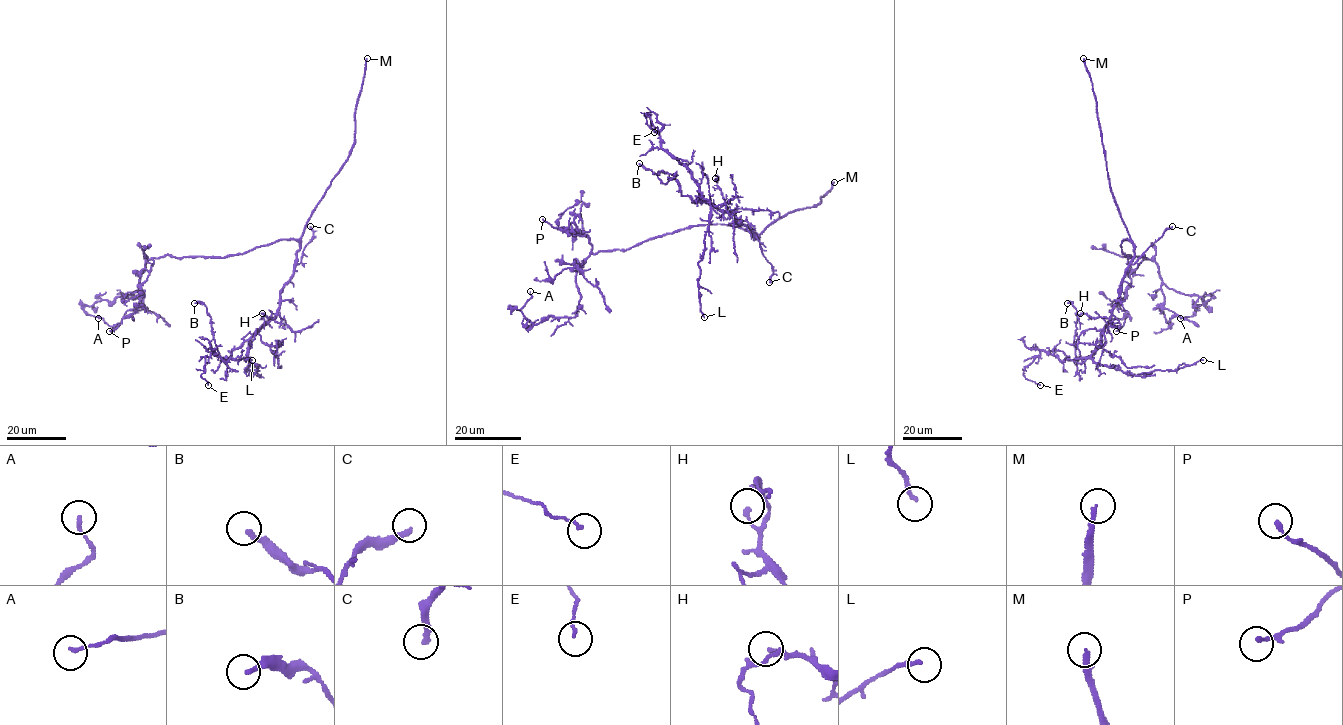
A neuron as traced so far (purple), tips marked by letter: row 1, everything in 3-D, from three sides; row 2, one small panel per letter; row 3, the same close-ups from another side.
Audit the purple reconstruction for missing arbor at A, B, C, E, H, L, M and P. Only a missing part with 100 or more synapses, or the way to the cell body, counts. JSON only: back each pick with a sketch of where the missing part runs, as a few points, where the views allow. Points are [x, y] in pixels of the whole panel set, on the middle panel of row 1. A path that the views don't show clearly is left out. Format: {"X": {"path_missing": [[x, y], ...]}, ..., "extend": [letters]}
{"M": {"path_missing": [[834, 182], [828, 192], [830, 209], [824, 215], [826, 227], [831, 221], [829, 227], [816, 167]]}, "extend": ["M"]}

